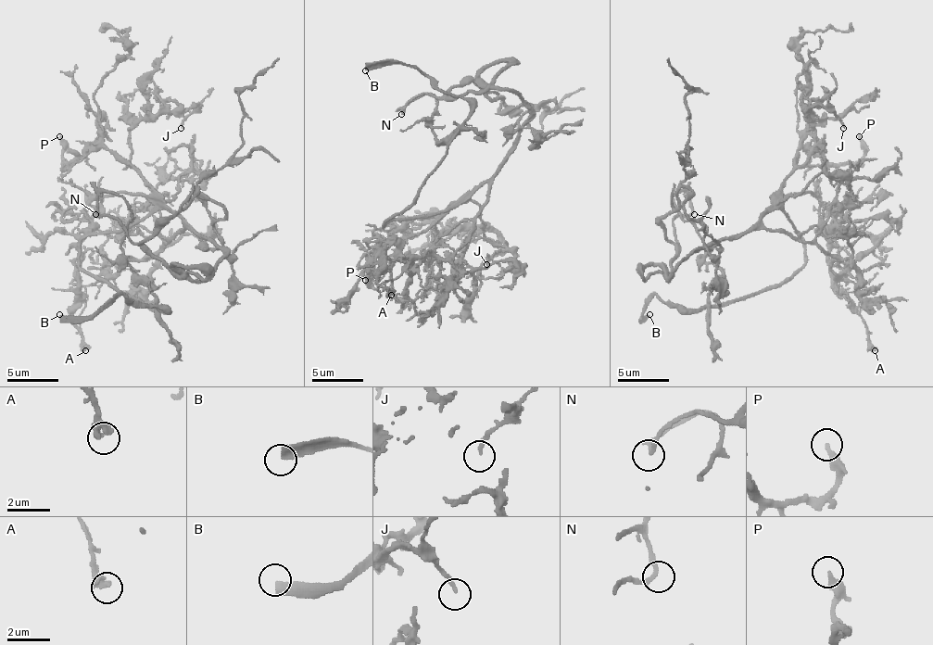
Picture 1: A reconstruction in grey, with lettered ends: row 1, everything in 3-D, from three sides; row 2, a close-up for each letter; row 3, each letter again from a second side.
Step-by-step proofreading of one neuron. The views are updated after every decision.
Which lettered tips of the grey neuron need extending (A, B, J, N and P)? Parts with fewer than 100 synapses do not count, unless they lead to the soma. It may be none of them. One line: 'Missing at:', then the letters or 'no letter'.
Missing at: B

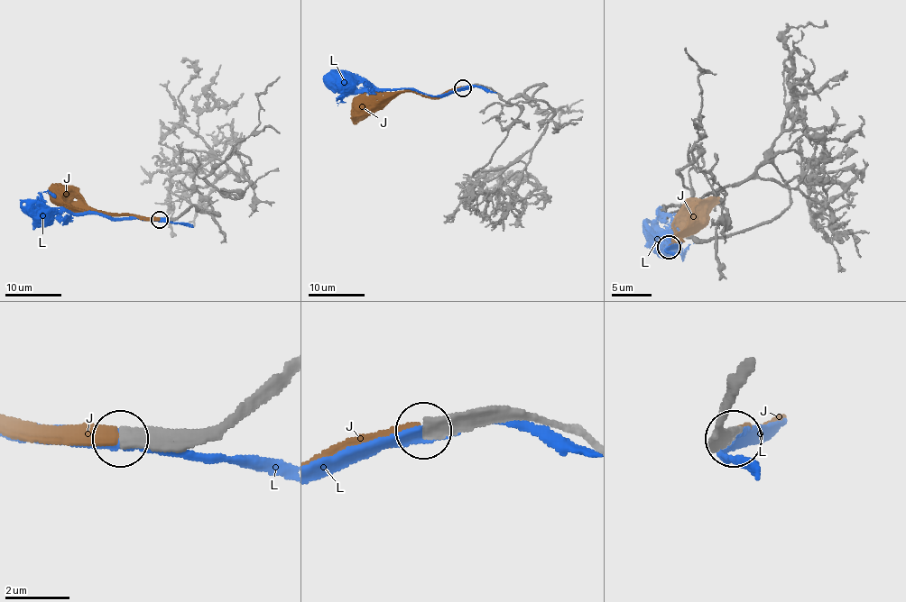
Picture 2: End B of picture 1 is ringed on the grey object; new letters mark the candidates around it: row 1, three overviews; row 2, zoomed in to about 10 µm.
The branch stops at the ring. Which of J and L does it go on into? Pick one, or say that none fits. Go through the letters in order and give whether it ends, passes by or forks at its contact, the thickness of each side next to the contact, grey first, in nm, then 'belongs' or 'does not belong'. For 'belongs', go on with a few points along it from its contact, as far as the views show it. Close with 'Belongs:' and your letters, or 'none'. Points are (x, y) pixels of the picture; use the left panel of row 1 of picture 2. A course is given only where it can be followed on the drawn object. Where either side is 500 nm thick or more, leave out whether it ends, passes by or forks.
J: it ends | 320/320 nm | belongs | via (159, 218), (78, 211), (60, 196)
L: it passes by | 460/280 nm | does not belong
Belongs: J

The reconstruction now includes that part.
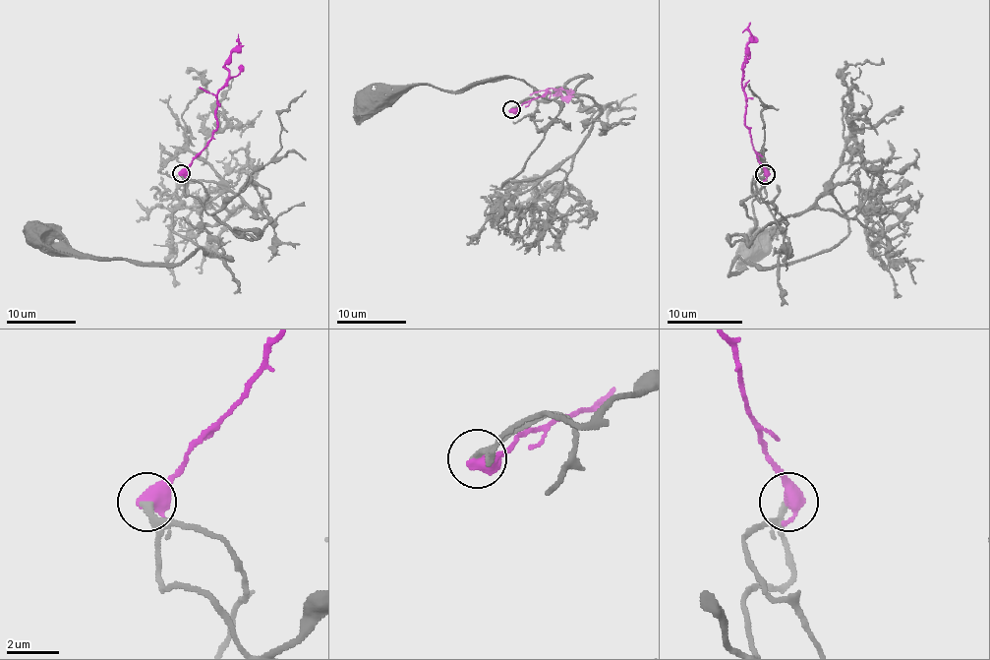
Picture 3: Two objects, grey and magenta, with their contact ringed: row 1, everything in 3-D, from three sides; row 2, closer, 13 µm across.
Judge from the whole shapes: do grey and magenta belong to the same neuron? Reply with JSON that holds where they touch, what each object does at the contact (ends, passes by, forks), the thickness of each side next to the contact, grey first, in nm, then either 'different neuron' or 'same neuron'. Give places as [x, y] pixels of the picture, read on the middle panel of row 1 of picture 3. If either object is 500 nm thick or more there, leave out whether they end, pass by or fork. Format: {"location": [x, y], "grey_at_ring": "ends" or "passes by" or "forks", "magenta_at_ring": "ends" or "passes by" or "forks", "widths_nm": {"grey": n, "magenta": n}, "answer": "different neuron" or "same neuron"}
{"location": [511, 109], "grey_at_ring": "ends", "magenta_at_ring": "passes by", "widths_nm": {"grey": 220, "magenta": 460}, "answer": "same neuron"}

